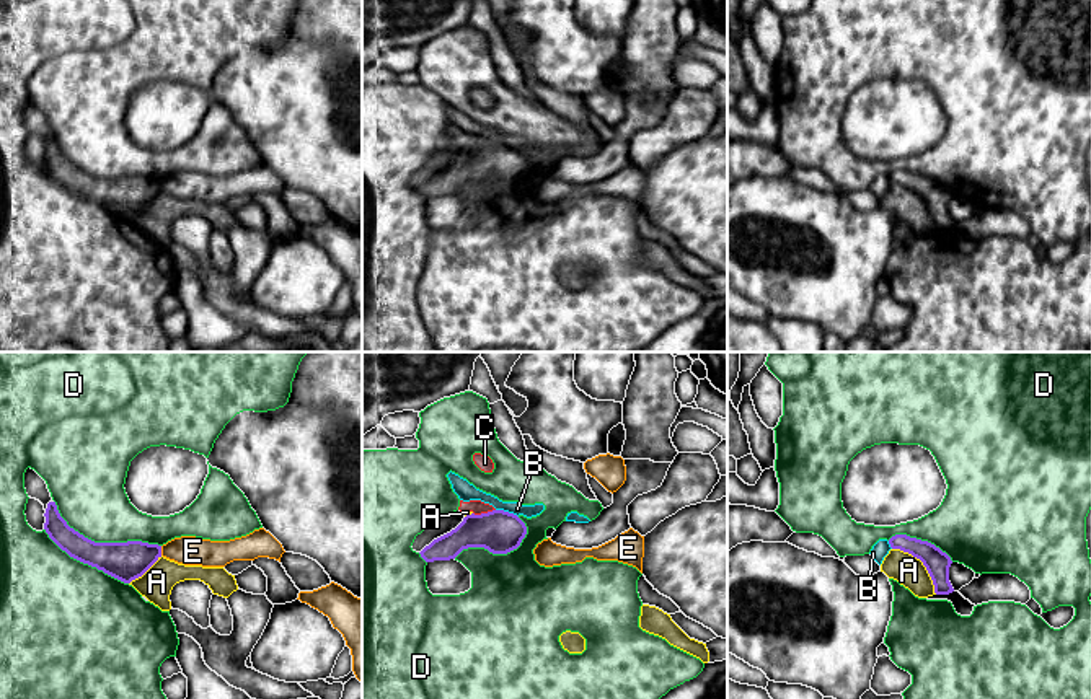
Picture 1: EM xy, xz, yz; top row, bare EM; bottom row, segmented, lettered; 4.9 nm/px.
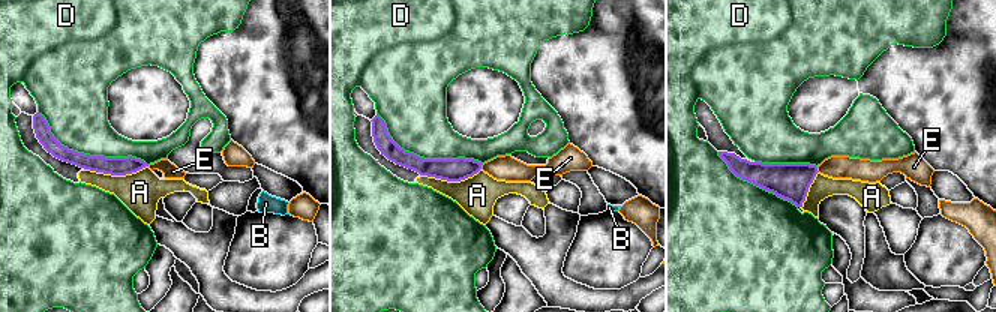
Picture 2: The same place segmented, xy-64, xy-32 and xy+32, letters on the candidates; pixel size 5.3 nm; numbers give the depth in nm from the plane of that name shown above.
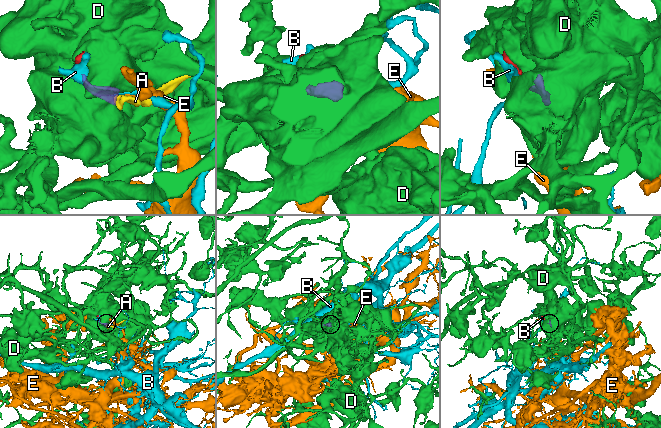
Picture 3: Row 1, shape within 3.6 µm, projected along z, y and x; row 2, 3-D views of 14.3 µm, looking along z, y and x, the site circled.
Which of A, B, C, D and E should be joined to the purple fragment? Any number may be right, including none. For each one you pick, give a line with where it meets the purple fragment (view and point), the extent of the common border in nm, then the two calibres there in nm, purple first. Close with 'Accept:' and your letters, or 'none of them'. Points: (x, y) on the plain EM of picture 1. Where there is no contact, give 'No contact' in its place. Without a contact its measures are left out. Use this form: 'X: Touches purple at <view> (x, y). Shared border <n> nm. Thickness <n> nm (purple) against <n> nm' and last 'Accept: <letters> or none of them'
C: Touches purple at xz (483, 149). Shared border 110 nm. Thickness 220 nm (purple) against 70 nm
Accept: C

